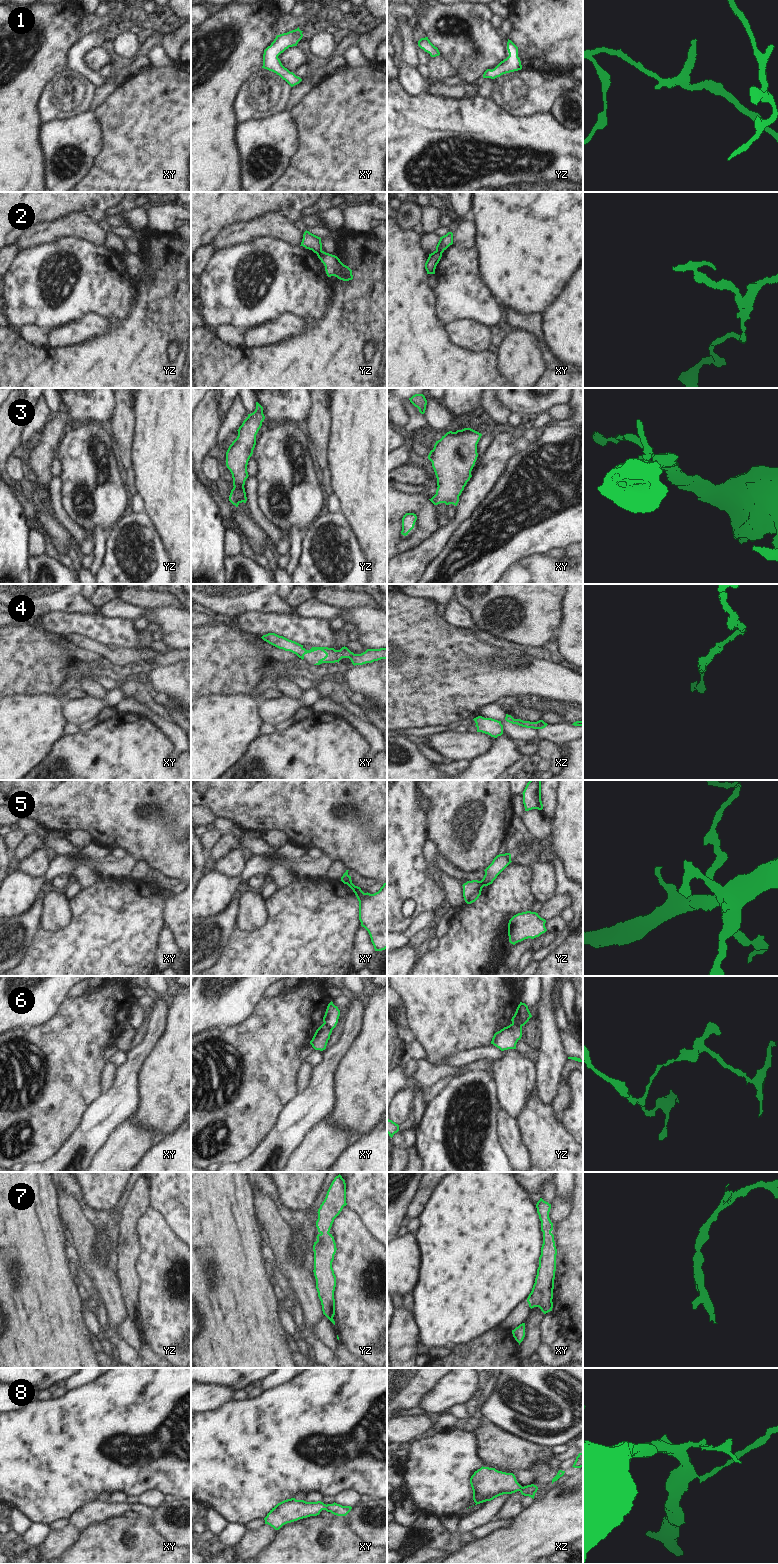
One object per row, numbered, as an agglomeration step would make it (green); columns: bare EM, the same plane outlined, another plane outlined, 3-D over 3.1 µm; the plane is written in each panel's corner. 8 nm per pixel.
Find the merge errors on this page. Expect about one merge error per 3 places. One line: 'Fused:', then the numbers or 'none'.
Fused: 2, 5, 6

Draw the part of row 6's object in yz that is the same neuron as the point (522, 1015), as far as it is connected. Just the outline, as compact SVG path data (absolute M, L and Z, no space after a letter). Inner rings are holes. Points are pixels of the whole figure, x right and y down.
M520 1002L511 1021L513 1024L517 1024L518 1026L522 1027L531 1017L532 1015L528 1009L528 1006L525 1003Z

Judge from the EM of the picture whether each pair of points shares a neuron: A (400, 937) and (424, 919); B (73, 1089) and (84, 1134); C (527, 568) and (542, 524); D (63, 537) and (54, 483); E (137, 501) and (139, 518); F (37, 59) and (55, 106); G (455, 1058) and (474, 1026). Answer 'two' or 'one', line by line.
A: one
B: two
C: two
D: two
E: two
F: two
G: two

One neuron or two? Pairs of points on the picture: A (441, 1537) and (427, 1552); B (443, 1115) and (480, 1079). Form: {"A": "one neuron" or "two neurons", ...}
{"A": "two neurons", "B": "one neuron"}

